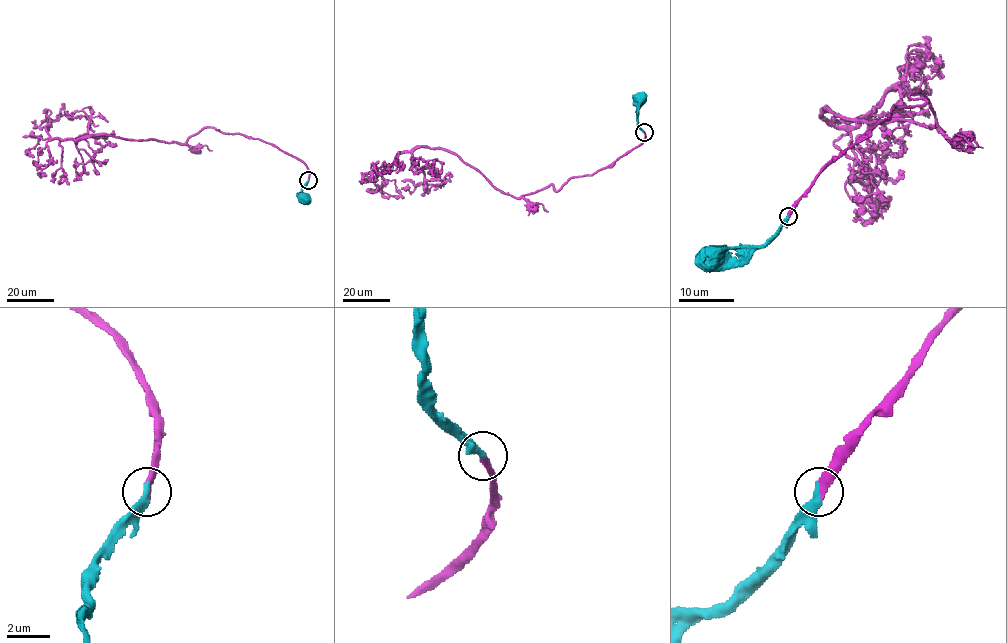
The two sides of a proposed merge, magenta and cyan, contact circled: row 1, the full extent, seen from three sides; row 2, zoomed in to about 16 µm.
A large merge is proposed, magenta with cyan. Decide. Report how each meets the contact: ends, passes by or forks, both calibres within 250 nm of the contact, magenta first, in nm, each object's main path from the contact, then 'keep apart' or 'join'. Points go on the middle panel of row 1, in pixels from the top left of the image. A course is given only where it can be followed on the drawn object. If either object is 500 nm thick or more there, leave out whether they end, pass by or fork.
magenta ends | cyan ends | 360/360 nm | magenta via (644, 132), (591, 174), (520, 198), (456, 155), (415, 147), (381, 176), (379, 189), (404, 197) | cyan via (644, 132), (637, 121), (637, 108), (644, 100), (640, 99) | join

